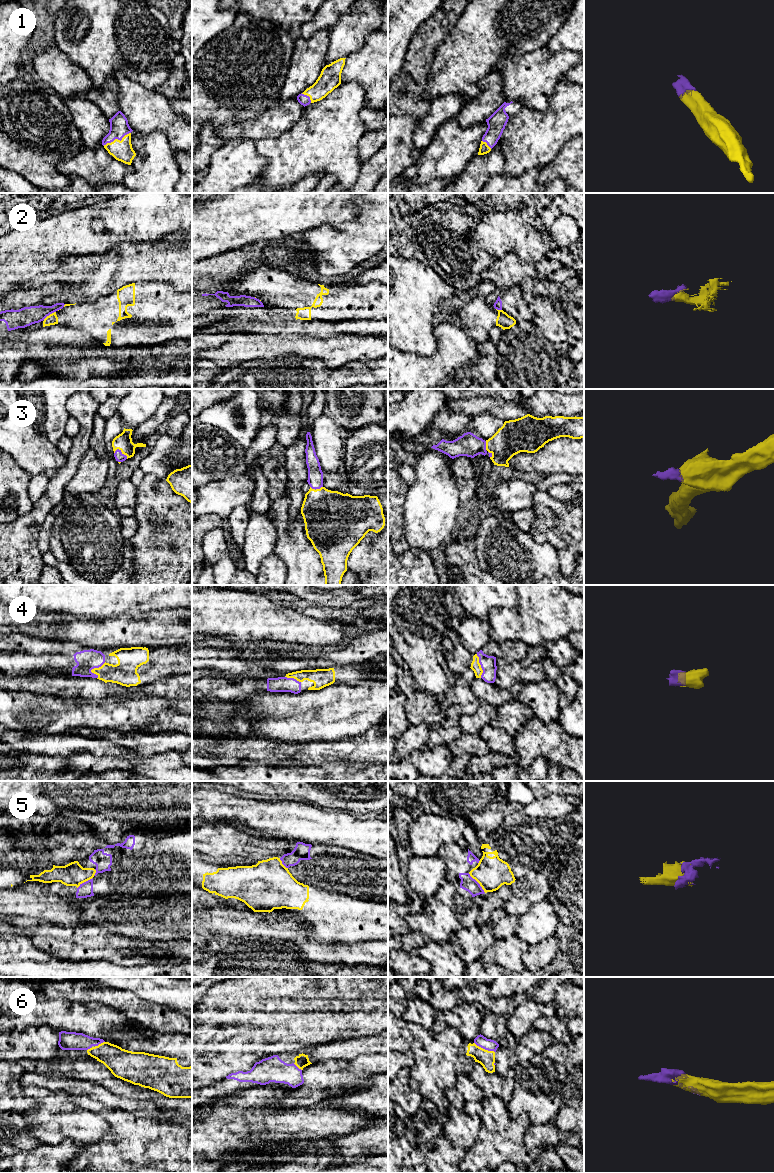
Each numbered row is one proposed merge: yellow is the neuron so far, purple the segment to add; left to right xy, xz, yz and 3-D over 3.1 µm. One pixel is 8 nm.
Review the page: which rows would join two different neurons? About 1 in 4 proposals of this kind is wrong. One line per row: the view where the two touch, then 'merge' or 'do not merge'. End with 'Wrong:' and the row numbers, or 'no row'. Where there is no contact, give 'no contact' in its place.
1: contact in xy; merge
2: contact in xy; do not merge
3: contact in xy; merge
4: contact in xy; merge
5: contact in yz; do not merge
6: contact in yz; merge
Wrong: 2, 5

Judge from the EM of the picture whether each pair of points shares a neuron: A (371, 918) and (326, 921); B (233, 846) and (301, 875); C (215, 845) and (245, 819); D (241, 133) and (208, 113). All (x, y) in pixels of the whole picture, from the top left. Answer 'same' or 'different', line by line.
A: same
B: same
C: different
D: different

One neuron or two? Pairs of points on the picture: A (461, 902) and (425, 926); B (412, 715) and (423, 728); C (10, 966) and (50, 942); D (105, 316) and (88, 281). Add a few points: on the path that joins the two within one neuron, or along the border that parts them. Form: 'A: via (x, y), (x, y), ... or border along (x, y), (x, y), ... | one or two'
A: via (454, 911), (443, 922), (434, 923) | one
B: border along (431, 723), (422, 721), (411, 725) | two
C: border along (29, 936), (30, 940), (38, 948), (60, 958) | two
D: border along (118, 288), (93, 301), (79, 301) | two

